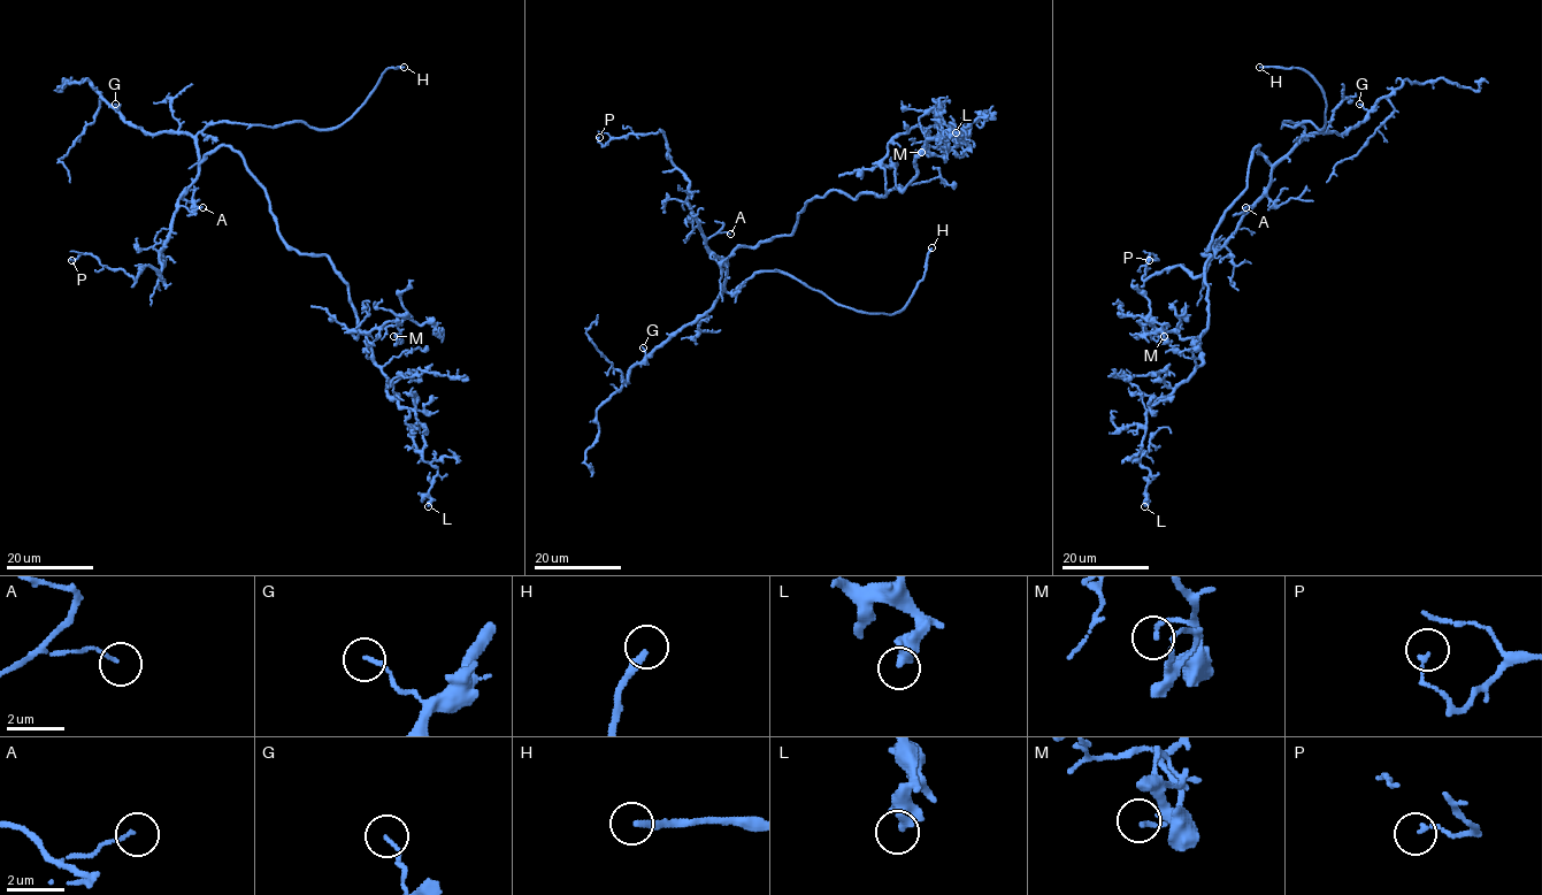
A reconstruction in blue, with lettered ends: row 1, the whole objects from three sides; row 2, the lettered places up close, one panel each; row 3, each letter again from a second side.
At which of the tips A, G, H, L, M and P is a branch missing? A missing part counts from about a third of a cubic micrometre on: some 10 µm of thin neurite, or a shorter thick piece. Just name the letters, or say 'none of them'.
H

